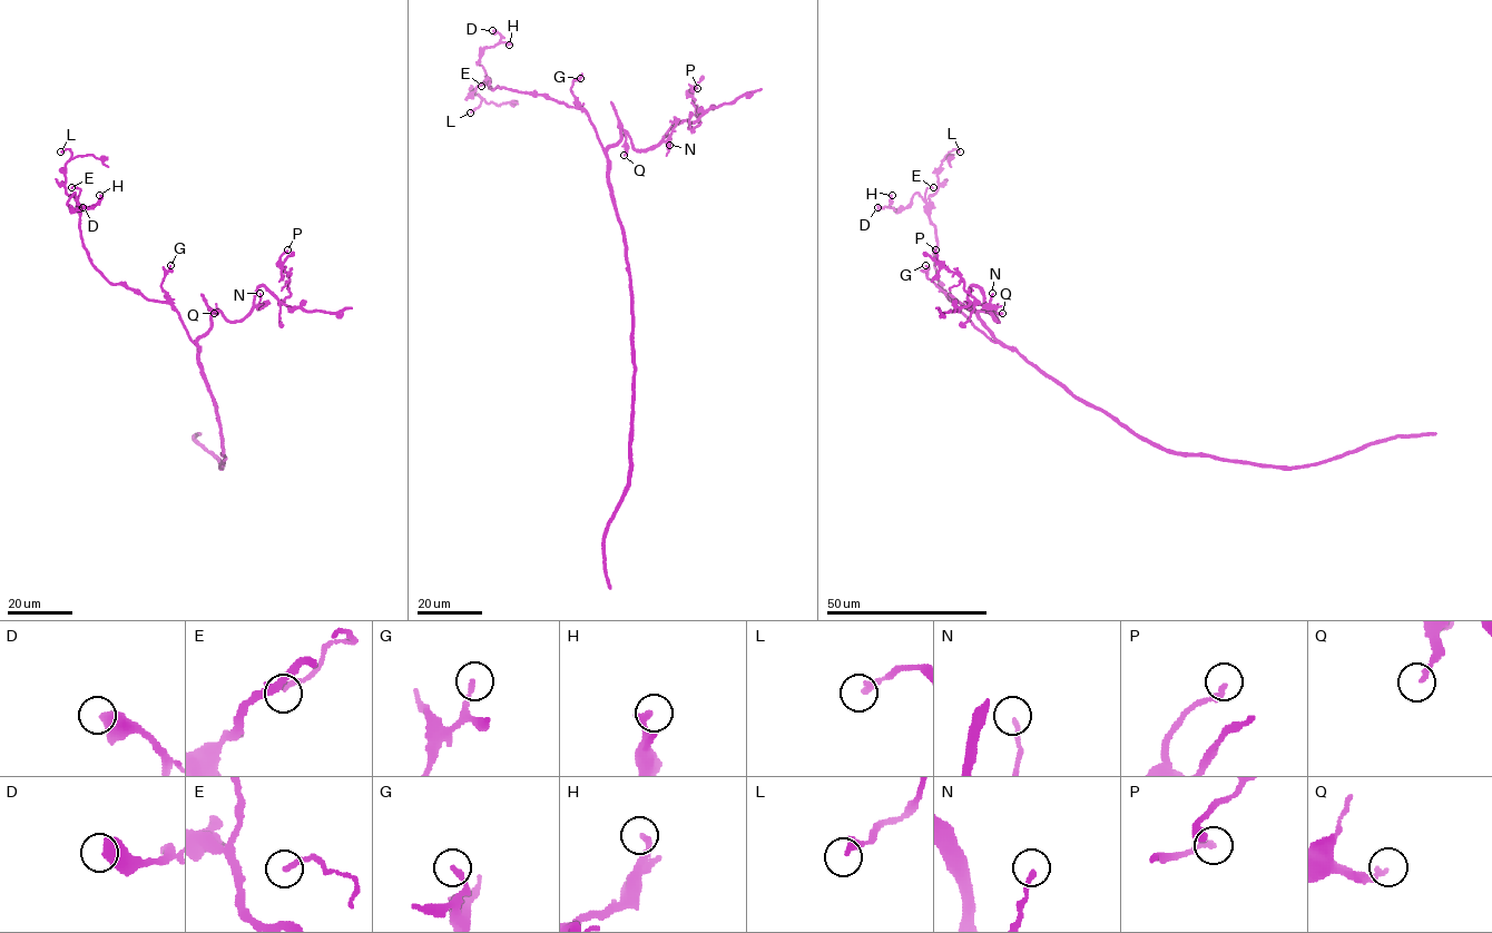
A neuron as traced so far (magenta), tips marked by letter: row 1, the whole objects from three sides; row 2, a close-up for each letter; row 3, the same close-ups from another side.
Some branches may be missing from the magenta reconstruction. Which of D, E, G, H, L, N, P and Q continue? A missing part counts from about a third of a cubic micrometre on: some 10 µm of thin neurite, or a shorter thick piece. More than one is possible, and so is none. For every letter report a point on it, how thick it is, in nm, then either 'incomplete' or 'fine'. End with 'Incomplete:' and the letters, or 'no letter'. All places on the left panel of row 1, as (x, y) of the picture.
D: place (82, 207); calibre 600 nm; fine
E: place (71, 187); calibre 200 nm; fine
G: place (170, 265); calibre 180 nm; fine
H: place (99, 195); calibre 280 nm; fine
L: place (60, 151); calibre 280 nm; fine
N: place (259, 293); calibre 170 nm; fine
P: place (287, 249); calibre 200 nm; fine
Q: place (214, 313); calibre 200 nm; fine
Incomplete: no letter

